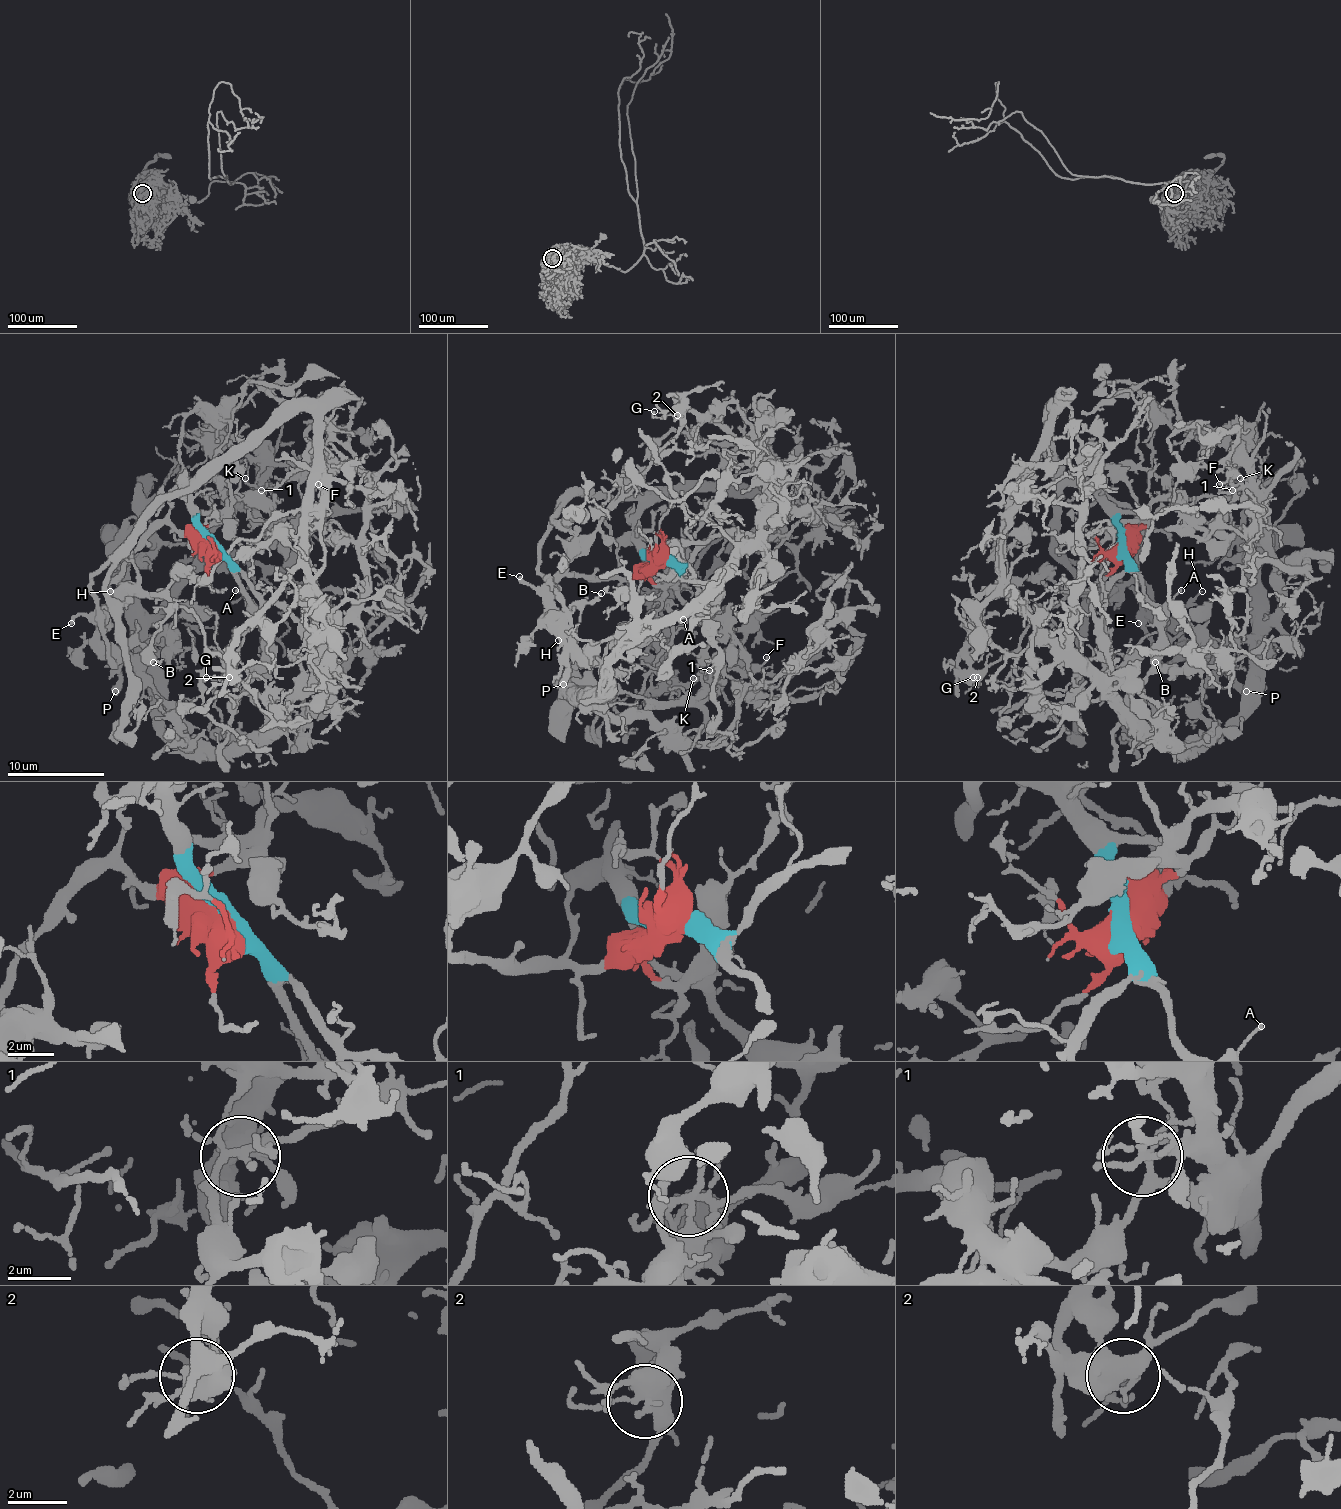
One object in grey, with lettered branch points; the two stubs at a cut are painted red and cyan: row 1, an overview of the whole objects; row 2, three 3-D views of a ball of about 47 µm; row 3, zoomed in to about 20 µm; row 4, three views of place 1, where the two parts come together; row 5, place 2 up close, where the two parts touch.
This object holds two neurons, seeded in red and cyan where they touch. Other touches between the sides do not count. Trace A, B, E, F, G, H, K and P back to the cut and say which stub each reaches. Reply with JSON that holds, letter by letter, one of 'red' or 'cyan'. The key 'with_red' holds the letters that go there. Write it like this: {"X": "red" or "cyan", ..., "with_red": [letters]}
{"A": "cyan", "B": "red", "E": "red", "F": "cyan", "G": "red", "H": "red", "K": "cyan", "P": "red", "with_red": ["B", "E", "G", "H", "P"]}

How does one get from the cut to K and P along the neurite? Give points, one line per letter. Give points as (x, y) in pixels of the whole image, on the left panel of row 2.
K: (212, 546), (199, 512), (255, 499), (272, 514), (258, 521), (255, 487), (246, 478)
P: (212, 546), (195, 543), (182, 531), (161, 524), (112, 580), (100, 638), (114, 657), (119, 677), (114, 691)

